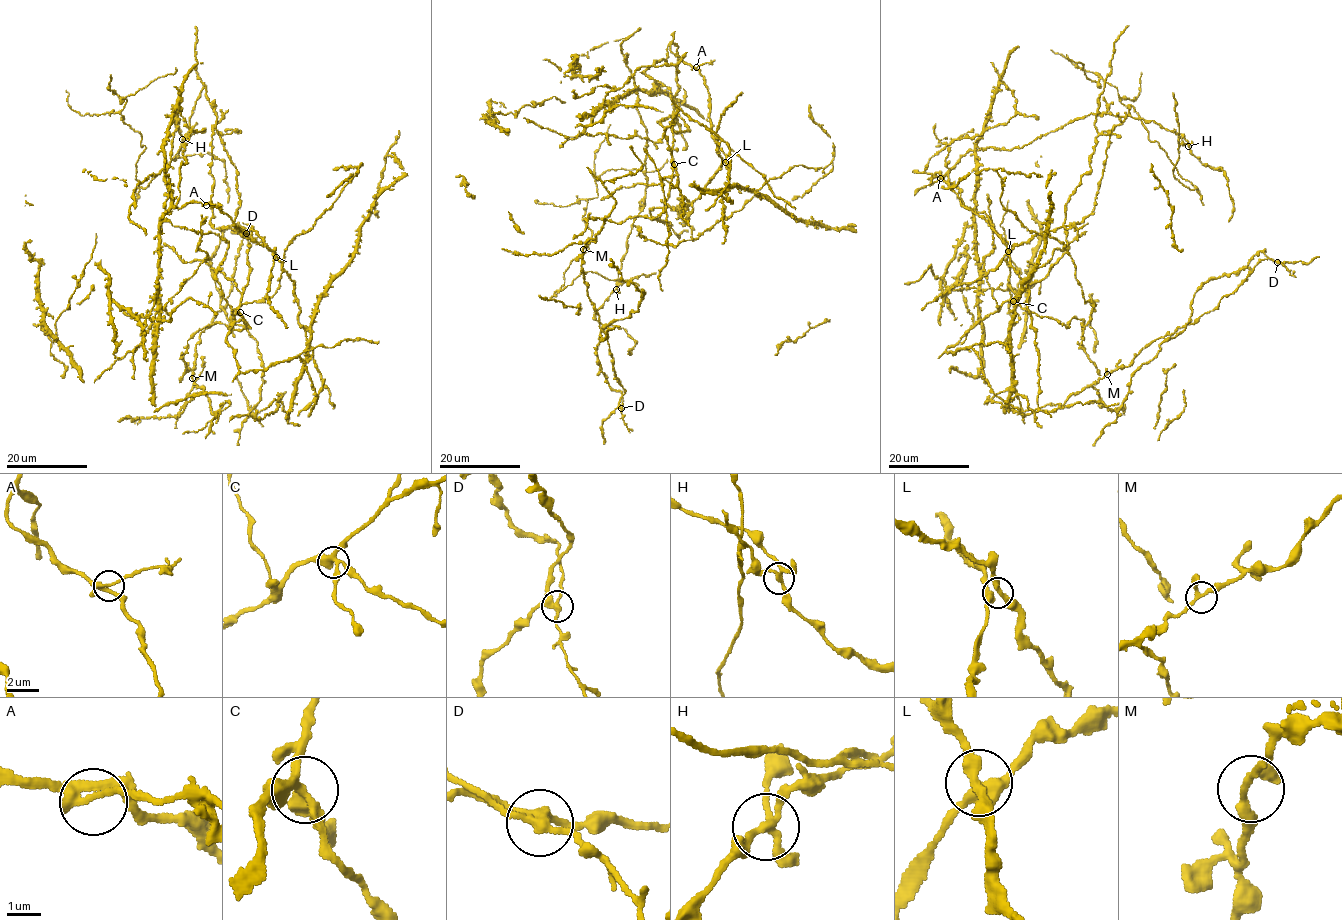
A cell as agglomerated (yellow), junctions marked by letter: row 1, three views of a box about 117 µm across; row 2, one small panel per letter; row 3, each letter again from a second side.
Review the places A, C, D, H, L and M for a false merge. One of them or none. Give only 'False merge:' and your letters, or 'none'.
False merge: H

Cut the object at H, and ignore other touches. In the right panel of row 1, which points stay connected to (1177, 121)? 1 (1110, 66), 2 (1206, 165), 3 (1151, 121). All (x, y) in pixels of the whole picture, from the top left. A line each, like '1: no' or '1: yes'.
1: no
2: no
3: no

